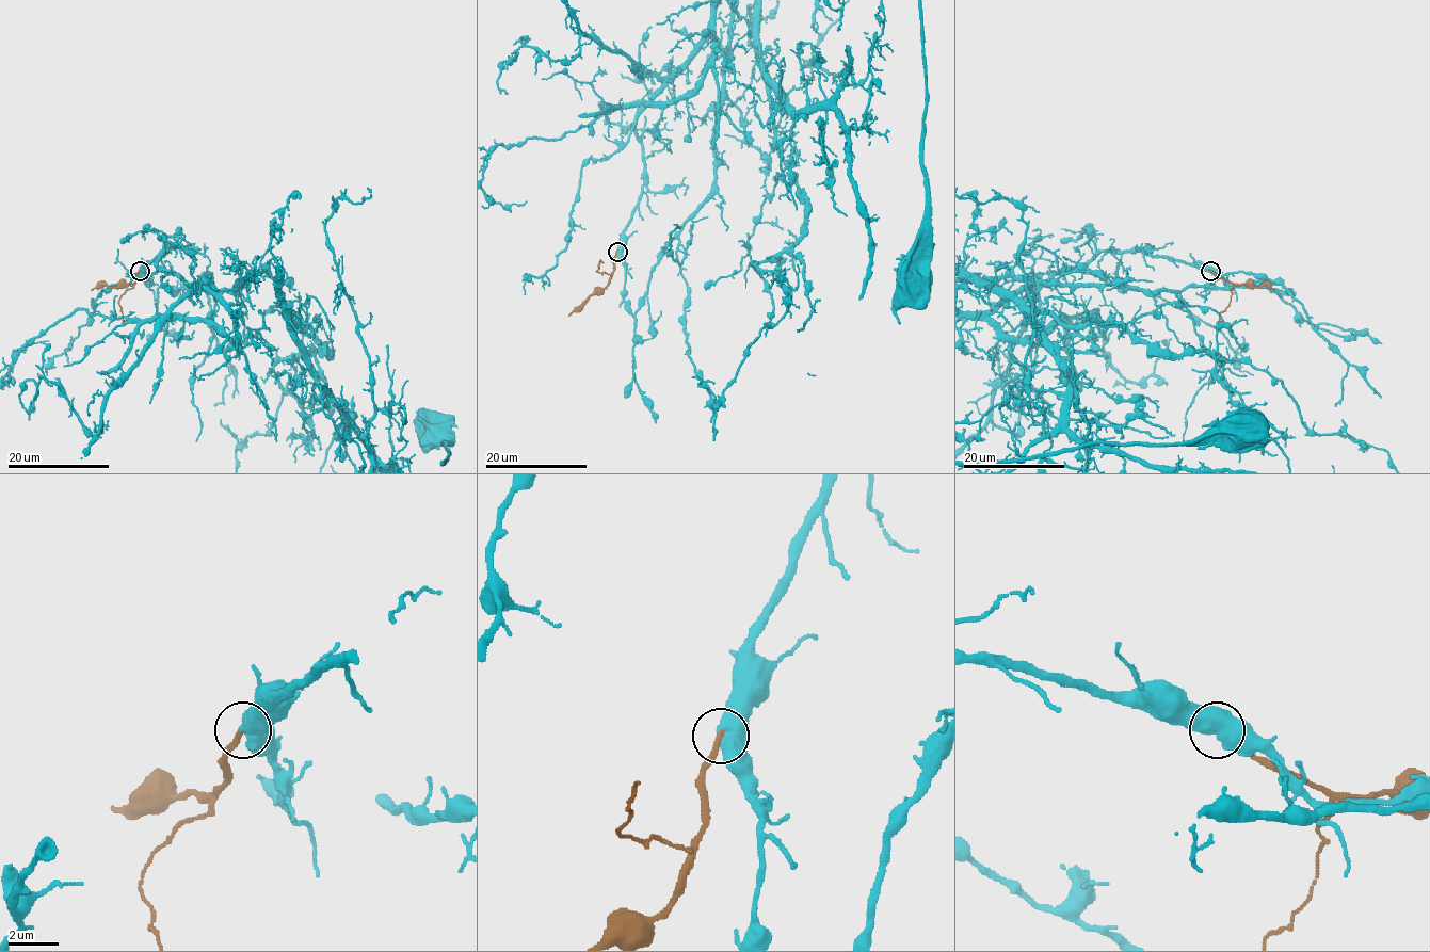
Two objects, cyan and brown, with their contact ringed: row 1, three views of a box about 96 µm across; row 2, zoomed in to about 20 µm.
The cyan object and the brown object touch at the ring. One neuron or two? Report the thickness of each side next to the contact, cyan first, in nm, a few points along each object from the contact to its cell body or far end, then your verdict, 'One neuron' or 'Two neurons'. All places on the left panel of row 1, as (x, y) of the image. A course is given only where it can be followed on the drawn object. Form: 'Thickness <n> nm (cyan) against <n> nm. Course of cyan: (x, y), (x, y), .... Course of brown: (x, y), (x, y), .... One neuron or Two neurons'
Thickness 600 nm (cyan) against 280 nm. Course of brown: (139, 271), (132, 284), (97, 285), (91, 290). One neuron

